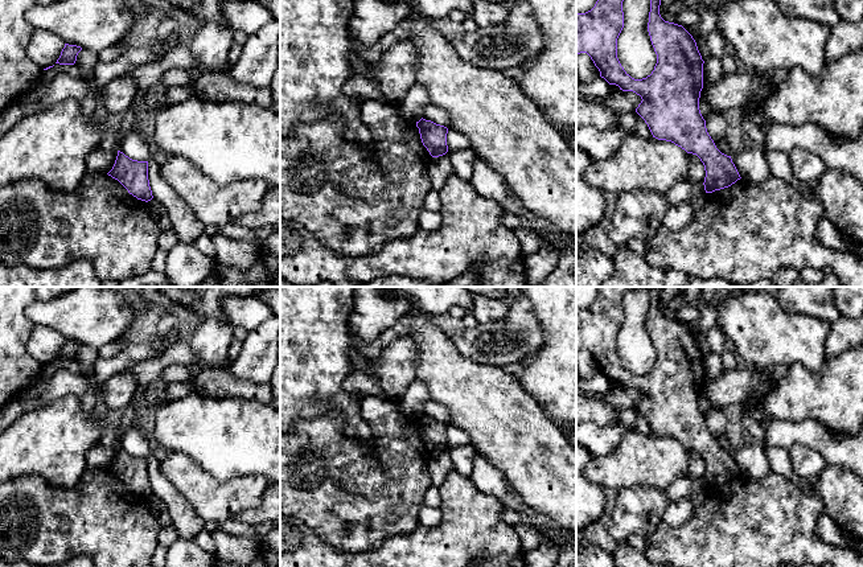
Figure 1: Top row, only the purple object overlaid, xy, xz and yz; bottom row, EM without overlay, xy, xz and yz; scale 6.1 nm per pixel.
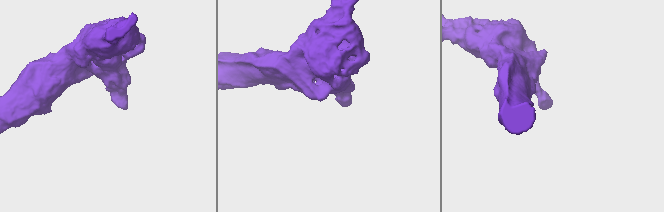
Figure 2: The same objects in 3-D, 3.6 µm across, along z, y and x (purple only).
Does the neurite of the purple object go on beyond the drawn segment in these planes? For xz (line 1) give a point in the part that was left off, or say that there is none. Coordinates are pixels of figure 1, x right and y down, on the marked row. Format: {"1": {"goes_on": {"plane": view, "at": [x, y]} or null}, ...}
{"1": {"goes_on": null}}

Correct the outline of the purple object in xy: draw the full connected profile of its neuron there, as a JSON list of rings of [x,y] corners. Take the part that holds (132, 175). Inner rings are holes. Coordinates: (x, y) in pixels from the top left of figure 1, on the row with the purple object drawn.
[[[118,151],[112,169],[107,173],[118,180],[130,194],[141,201],[153,198],[148,180],[148,161],[137,161]]]

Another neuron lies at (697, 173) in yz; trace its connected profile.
[[[687,153],[690,159],[689,180],[698,185],[704,182],[706,170],[704,165],[696,155]]]

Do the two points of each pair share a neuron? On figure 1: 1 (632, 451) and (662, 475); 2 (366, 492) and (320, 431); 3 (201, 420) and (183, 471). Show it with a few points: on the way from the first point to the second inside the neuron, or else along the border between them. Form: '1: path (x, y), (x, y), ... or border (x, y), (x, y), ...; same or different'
1: path (640, 459), (648, 460), (654, 467); same
2: path (352, 477), (320, 446); same
3: border (168, 451), (185, 453), (213, 476); different

